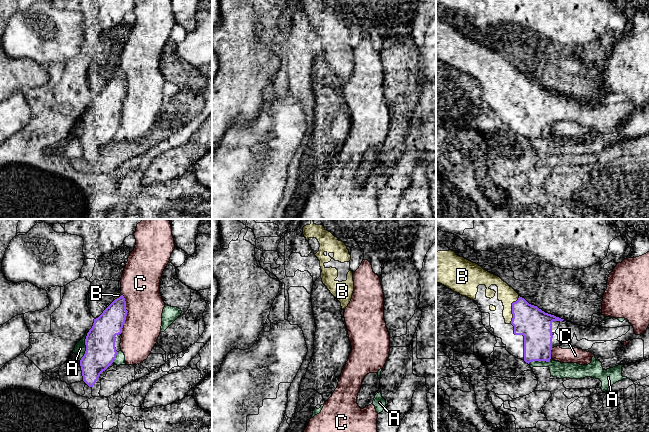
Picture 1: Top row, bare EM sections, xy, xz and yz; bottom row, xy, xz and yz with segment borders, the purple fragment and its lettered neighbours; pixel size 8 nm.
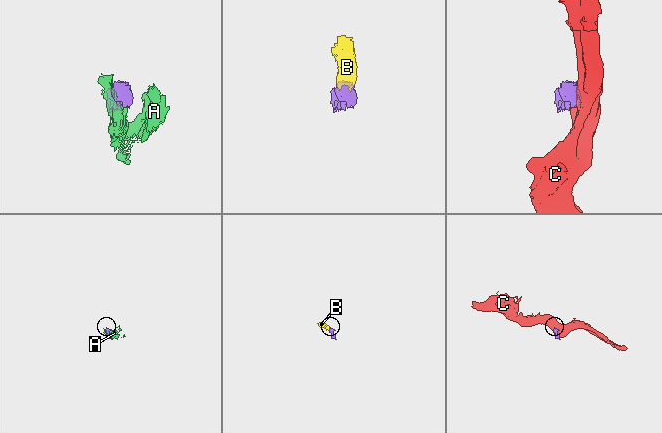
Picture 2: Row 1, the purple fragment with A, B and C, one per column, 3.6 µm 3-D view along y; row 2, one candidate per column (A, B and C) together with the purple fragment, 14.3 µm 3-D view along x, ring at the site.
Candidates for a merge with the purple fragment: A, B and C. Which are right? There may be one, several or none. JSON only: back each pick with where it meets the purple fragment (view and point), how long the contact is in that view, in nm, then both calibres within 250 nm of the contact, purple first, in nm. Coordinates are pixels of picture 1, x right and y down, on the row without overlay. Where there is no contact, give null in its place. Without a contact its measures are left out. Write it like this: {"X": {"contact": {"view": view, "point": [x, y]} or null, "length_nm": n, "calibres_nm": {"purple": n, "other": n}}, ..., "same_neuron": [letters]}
{"B": {"contact": {"view": "yz", "point": [512, 85]}, "length_nm": 240, "calibres_nm": {"purple": 260, "other": 140}}, "same_neuron": ["B"]}

